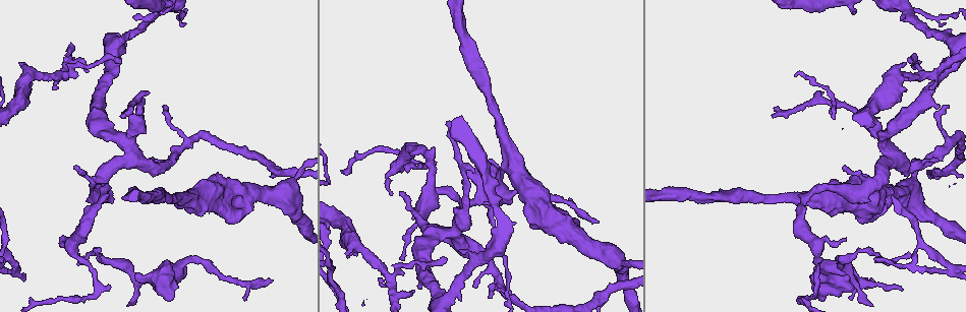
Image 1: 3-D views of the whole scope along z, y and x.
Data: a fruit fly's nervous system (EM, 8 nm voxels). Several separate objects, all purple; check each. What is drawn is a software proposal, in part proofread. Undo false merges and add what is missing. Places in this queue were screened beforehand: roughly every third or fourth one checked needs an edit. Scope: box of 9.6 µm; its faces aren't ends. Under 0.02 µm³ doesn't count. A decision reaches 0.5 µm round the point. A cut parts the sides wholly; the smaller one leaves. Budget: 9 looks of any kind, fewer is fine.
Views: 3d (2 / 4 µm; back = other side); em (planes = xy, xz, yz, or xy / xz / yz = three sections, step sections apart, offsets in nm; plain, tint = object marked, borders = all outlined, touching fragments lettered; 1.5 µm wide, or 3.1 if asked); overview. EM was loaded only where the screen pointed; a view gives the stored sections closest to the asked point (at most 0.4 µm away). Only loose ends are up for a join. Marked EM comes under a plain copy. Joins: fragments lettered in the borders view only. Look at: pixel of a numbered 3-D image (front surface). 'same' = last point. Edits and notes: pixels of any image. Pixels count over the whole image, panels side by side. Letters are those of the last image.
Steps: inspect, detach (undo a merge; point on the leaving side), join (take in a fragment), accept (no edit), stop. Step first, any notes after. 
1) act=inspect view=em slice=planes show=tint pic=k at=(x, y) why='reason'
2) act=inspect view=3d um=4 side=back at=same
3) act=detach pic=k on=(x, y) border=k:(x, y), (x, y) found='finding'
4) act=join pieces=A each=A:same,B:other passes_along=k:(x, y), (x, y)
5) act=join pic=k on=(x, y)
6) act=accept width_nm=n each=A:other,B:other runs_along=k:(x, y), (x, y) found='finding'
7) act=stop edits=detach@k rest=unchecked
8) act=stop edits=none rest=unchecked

act=inspect view=em slice=xy step=4 show=tint pic=1 at=(856, 10)

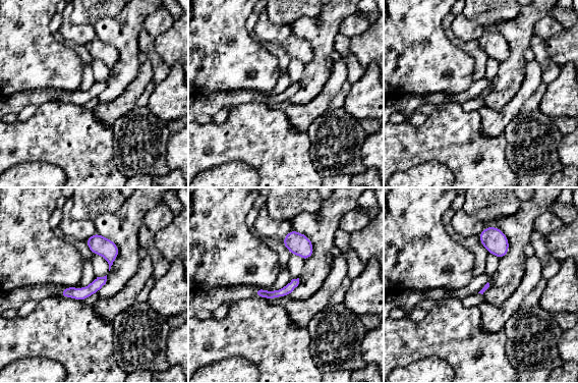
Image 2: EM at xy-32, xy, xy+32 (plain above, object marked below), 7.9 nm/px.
act=inspect view=em slice=planes show=borders at=same

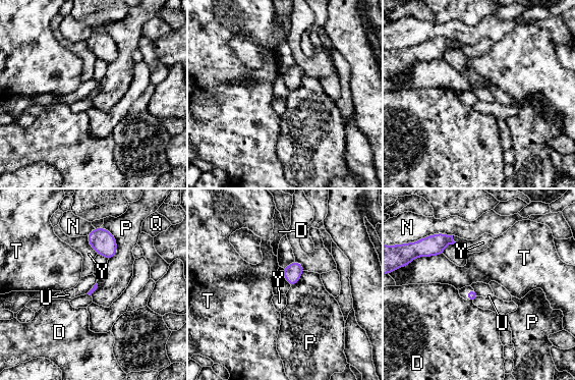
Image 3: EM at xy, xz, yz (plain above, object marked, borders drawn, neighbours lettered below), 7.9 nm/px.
act=accept each=D:other,N:other,P:other,Q:other,T:other,U:other,Y:other border=3:(100, 227), (116, 241), (109, 260) found='no lettered fragment goes on from it'

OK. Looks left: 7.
act=inspect view=em slice=xz step=8 show=borders pic=1 at=(937, 159) why='thin end'

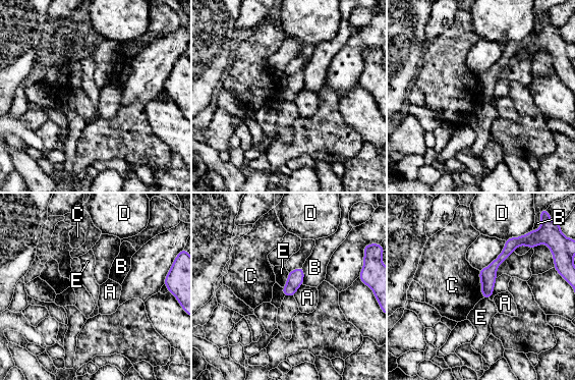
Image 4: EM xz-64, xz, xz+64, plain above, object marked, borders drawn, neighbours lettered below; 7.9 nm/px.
act=inspect view=em slice=planes show=borders at=same

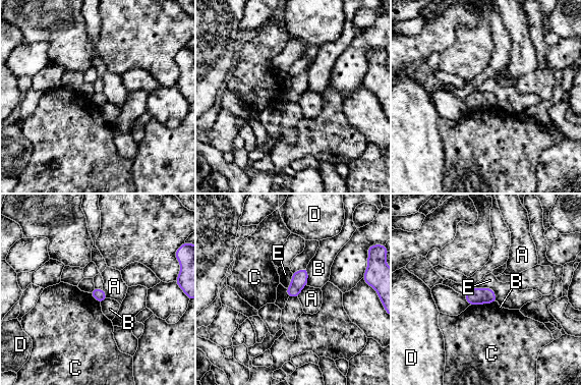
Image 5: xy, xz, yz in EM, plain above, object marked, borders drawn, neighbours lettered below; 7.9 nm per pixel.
act=accept each=A:other,B:other,C:other,D:other,E:other border=5:(474, 286), (490, 287), (498, 300) found='none of them fits'

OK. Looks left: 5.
act=inspect view=em slice=planes show=borders pic=1 at=(271, 281) why='an open end'

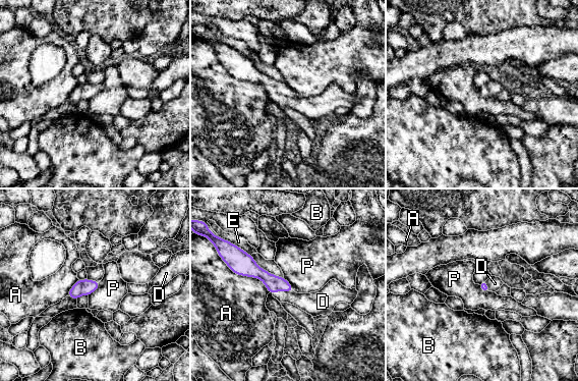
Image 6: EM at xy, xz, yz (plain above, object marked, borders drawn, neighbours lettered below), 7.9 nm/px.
act=join pieces=D each=A:other,B:other,D:same,E:other,P:other passes_along=6:(274, 283), (283, 290), (311, 303) found='it goes on there'

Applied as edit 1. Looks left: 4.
act=inspect view=3d um=4 pic=1 at=(954, 43) why='calibre changes'

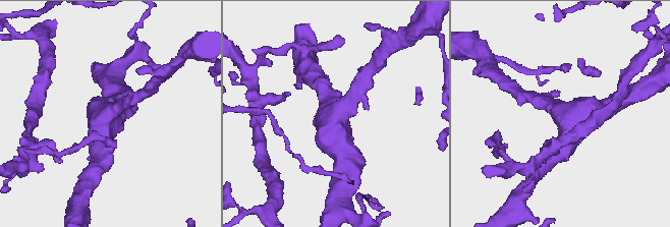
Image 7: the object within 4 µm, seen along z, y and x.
act=inspect view=em slice=xy step=4 show=tint pic=7 at=(335, 110) arm_widths_nm=220,400

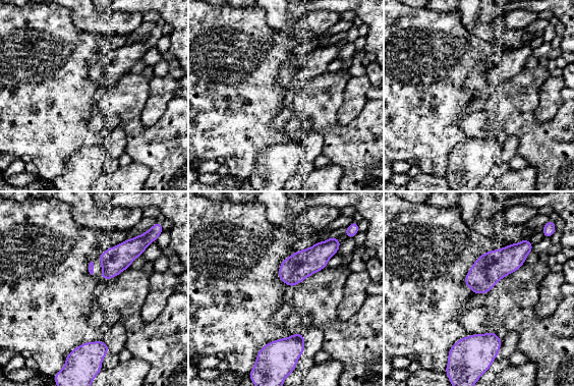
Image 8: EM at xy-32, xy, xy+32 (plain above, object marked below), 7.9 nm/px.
act=inspect view=em slice=planes show=borders at=same why='cut it another way'

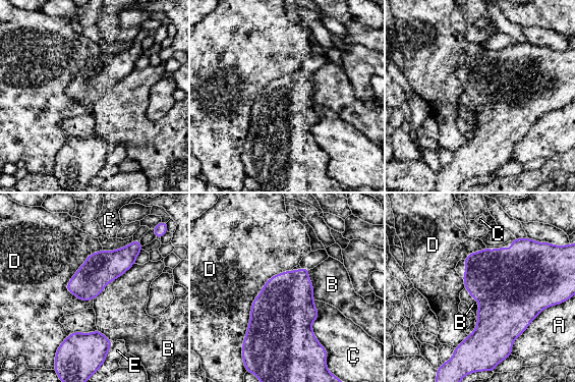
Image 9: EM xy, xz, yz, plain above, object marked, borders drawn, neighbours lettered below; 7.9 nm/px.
act=accept longest_contact=D:700nm each=A:other,B:other,C:other,D:other,E:other border=9:(134, 263), (111, 281), (93, 299) found='continuous, no second neuron'

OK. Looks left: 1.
act=stop edits=join@6 rest=unchecked

